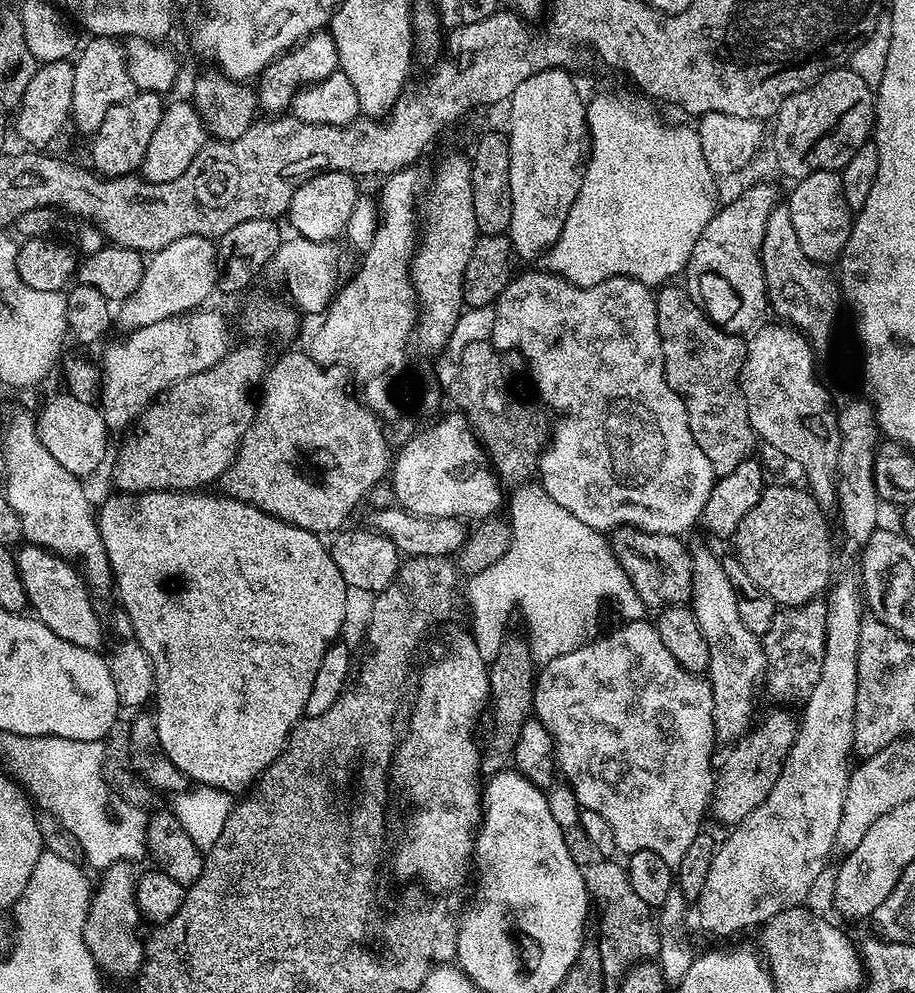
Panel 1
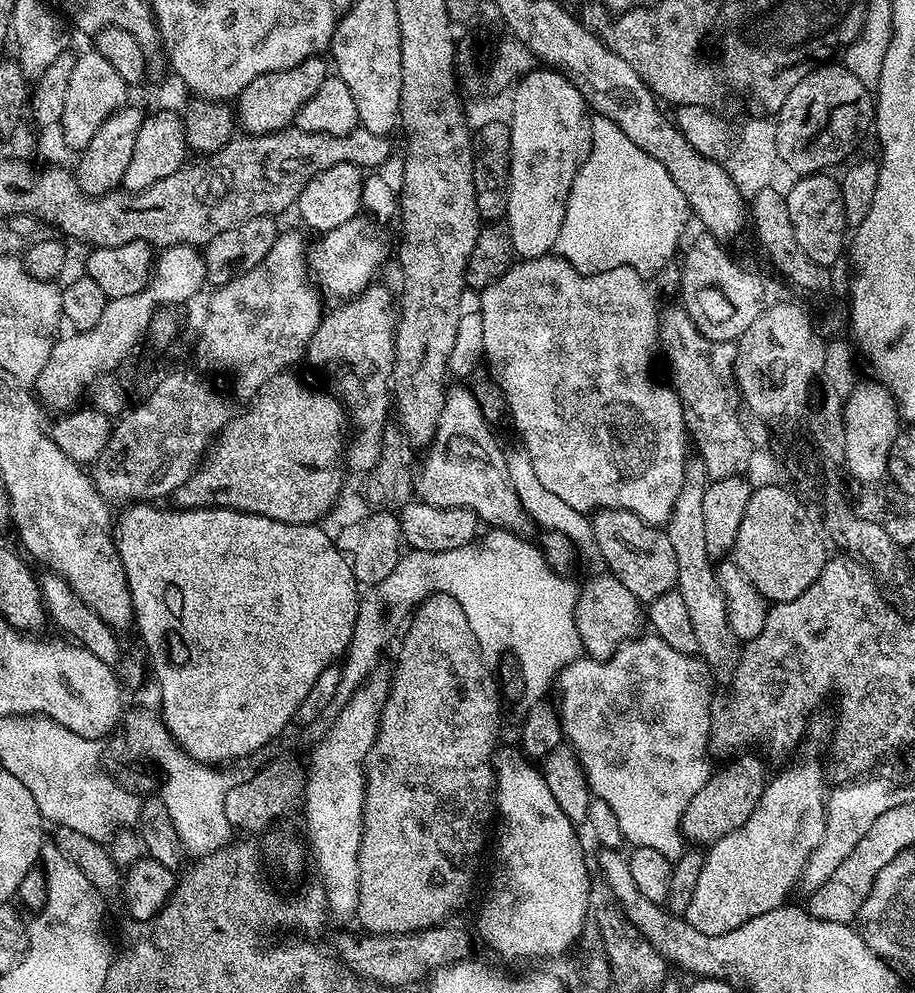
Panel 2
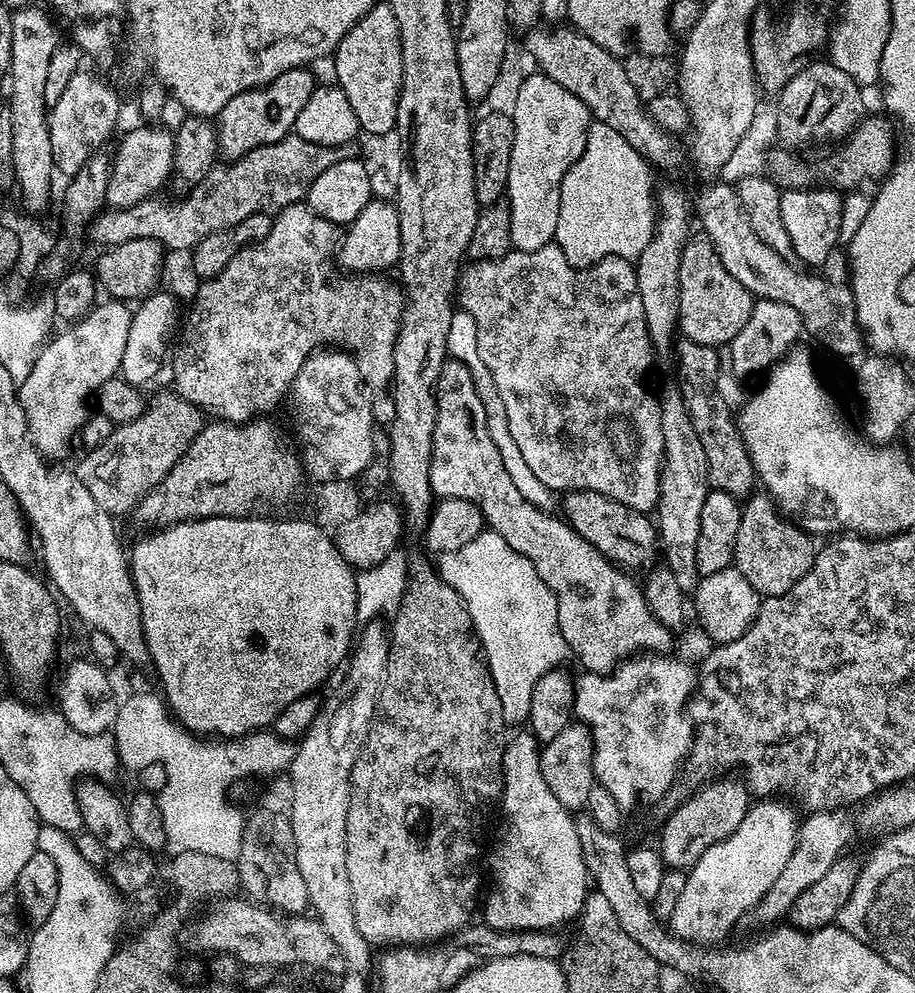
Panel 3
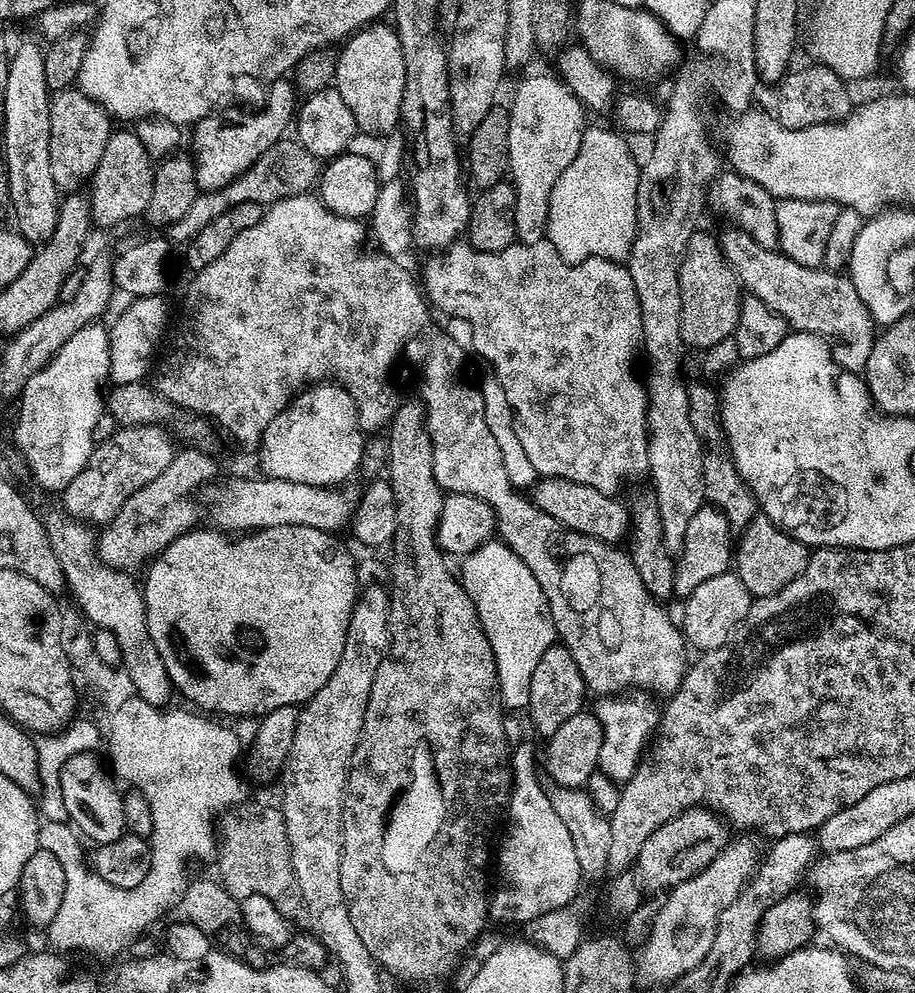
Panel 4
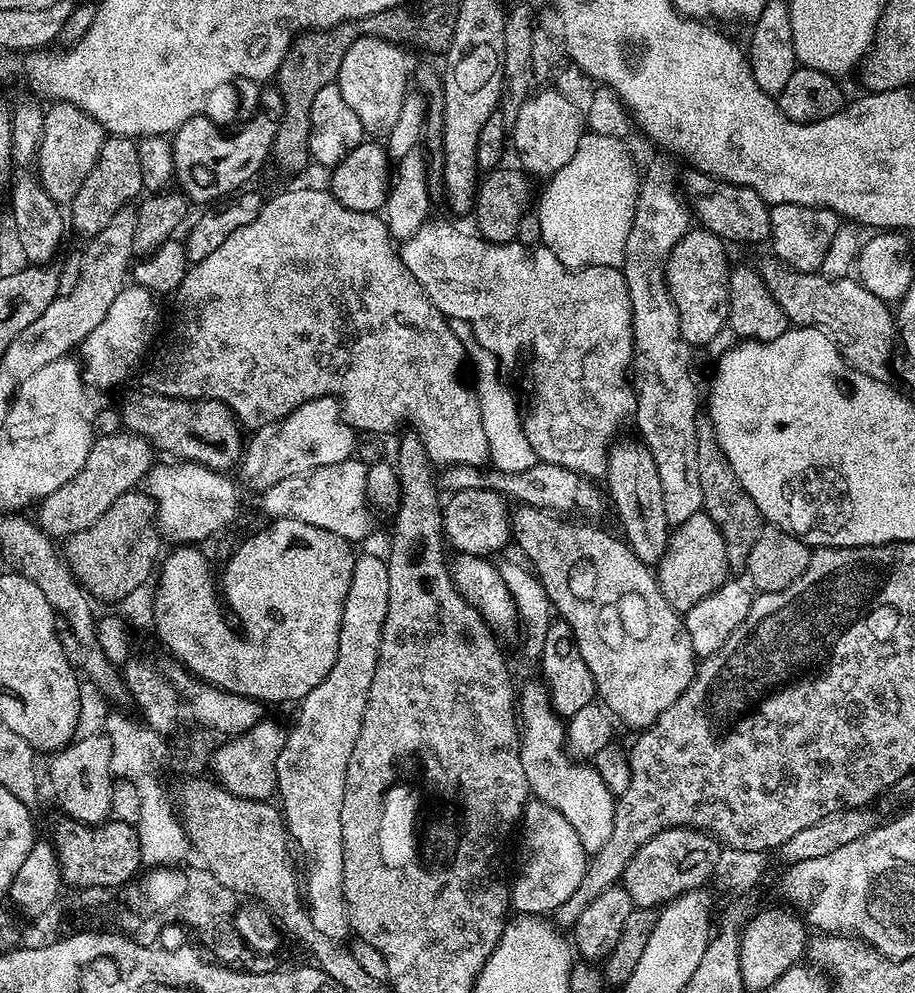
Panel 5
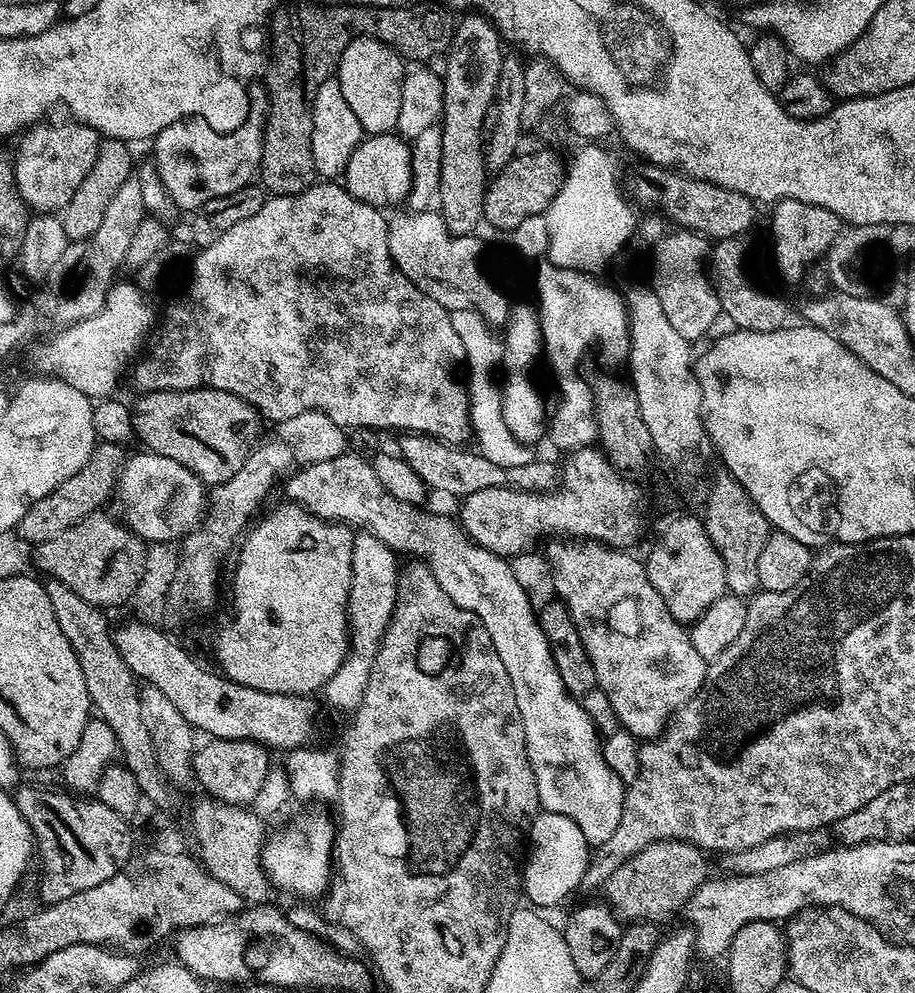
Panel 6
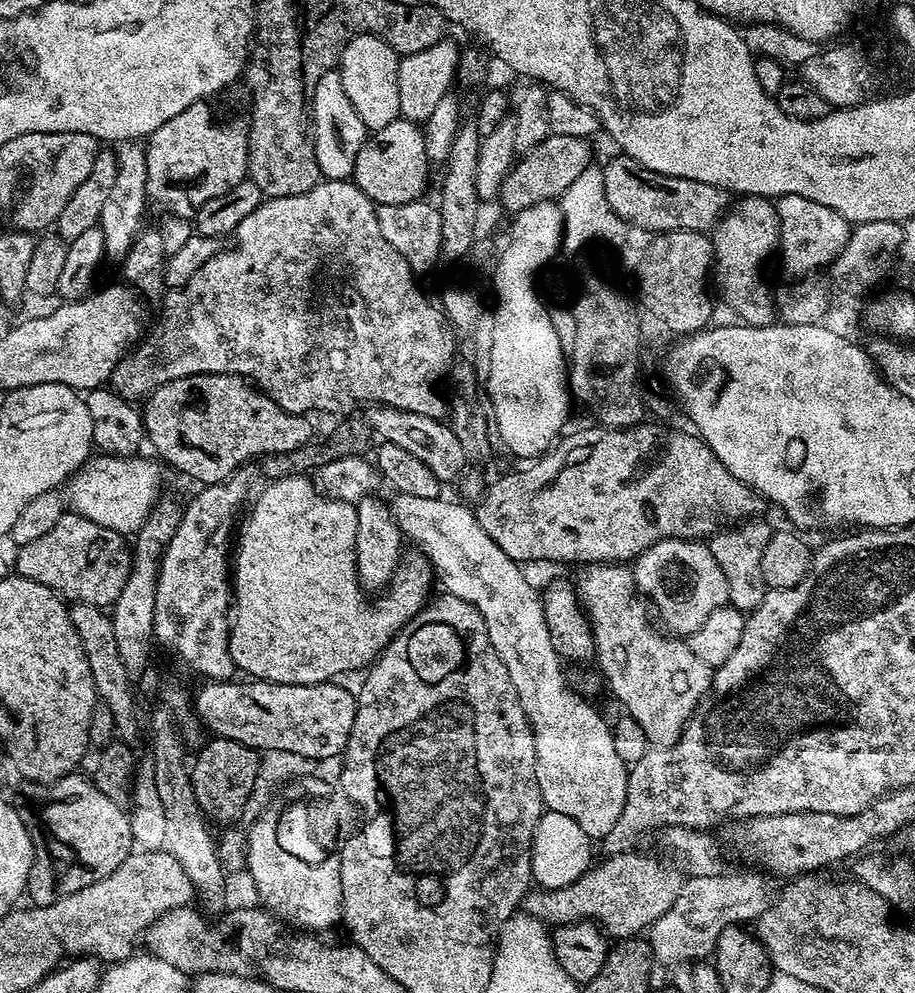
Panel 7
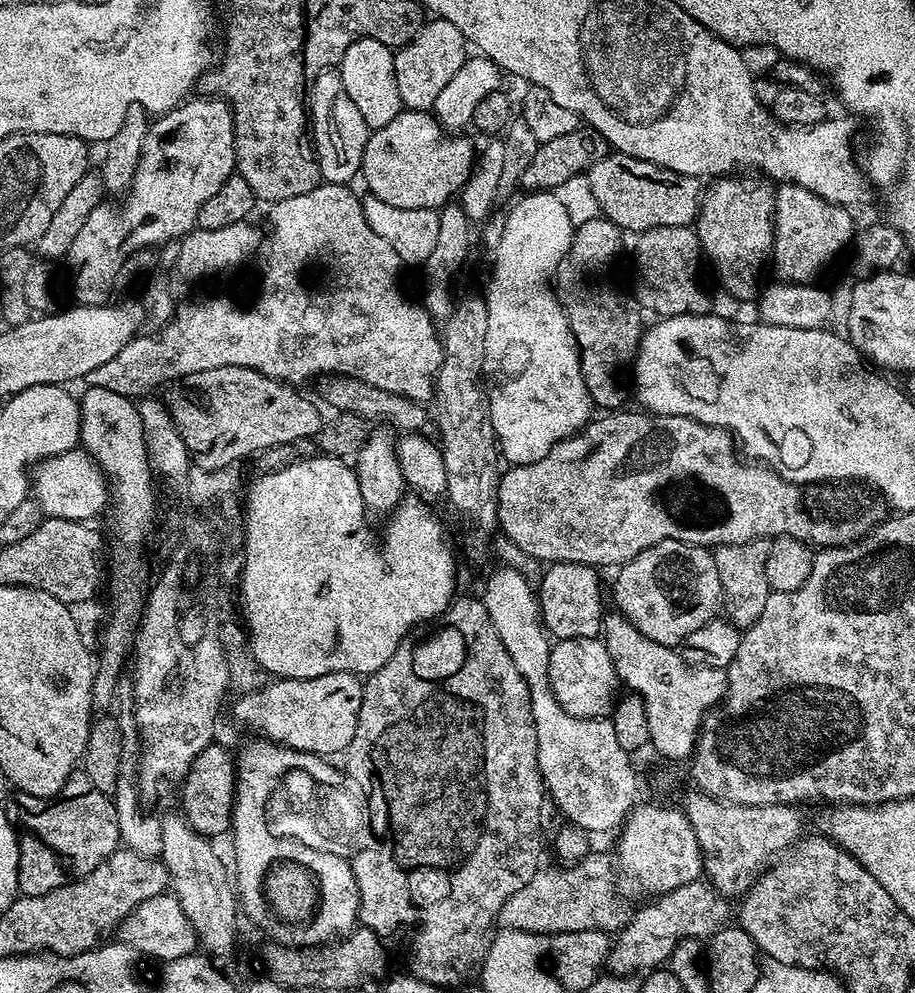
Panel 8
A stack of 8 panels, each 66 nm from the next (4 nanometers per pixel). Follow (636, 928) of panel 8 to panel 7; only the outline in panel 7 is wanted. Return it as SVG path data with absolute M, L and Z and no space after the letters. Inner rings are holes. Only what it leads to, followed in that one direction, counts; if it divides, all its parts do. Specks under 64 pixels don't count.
M754 872L738 876L727 876L727 874L718 876L689 875L684 881L678 898L674 898L674 906L670 910L666 910L666 914L662 914L662 918L658 918L652 923L652 927L647 929L646 939L652 948L653 961L657 965L680 964L683 960L700 962L705 958L711 957L716 951L718 938L722 938L724 930L737 927L737 925L744 926L749 922L755 922L766 911L769 904L772 903L774 888L772 892L771 882L773 883L773 881L767 875L764 876L758 876Z

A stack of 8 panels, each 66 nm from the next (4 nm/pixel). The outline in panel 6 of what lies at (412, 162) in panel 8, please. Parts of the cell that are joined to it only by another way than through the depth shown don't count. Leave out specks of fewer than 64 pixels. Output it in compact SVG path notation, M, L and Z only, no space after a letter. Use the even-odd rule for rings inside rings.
M396 132L365 135L354 154L350 154L350 162L346 162L342 183L350 194L354 194L354 198L381 210L387 209L387 204L405 201L412 185L412 150L409 141Z

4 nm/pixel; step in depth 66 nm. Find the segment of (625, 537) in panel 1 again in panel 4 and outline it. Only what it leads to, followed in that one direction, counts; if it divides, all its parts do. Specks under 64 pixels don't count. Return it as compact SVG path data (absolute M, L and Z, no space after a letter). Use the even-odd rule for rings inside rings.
M545 476L537 479L530 492L530 499L550 518L562 522L570 530L578 534L586 534L590 538L598 538L604 544L619 545L630 532L630 512L616 501L615 495L594 490L594 486L582 486L582 482L570 482L566 478Z

